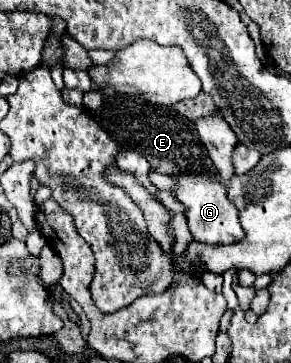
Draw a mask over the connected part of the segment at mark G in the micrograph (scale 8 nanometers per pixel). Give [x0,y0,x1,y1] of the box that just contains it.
[170,174,242,244]

